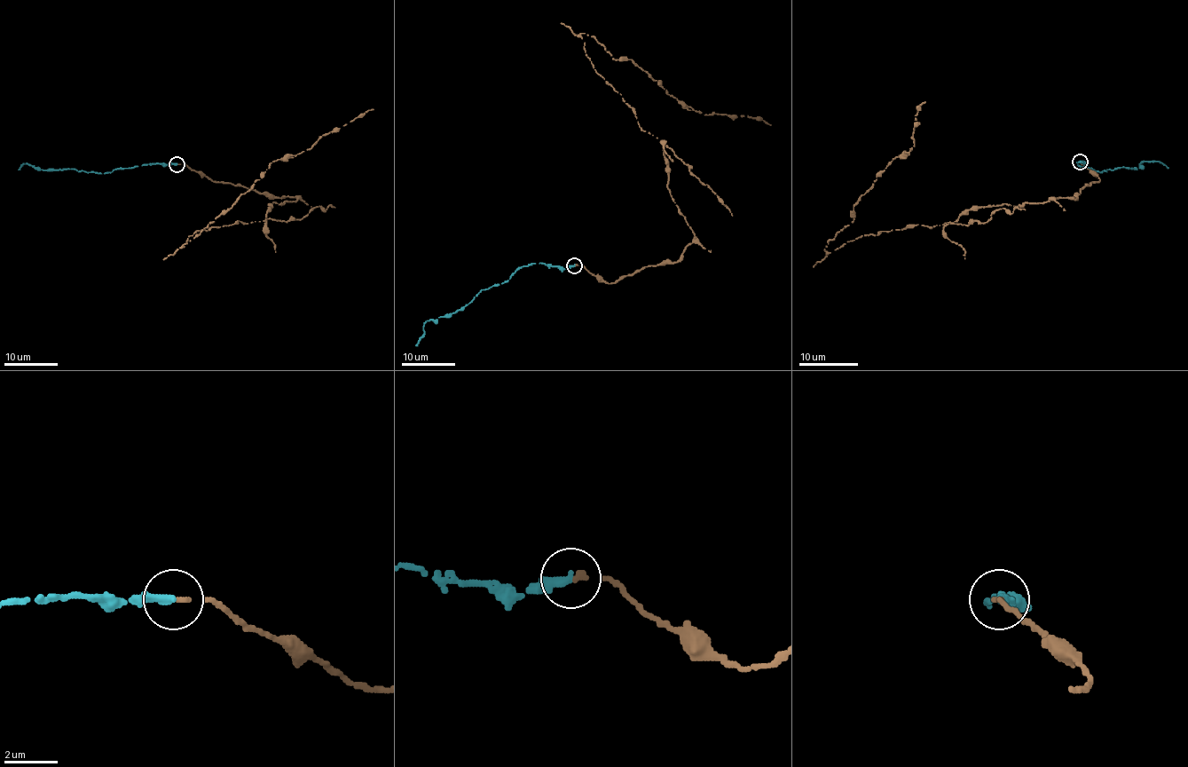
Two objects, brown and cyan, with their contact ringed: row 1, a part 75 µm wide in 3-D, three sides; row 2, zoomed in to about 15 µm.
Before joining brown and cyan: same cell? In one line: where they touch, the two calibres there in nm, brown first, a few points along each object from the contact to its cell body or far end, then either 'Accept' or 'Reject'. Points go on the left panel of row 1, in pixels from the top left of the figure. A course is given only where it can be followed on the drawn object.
Place: (177, 164). Thickness 180 nm (brown) against 320 nm. Course of brown: (177, 164), (297, 200), (271, 203), (266, 219), (196, 231), (184, 247), (273, 162), (373, 109). Course of cyan: (177, 164), (146, 164), (104, 174), (70, 169), (38, 170), (26, 163), (18, 170). Reject

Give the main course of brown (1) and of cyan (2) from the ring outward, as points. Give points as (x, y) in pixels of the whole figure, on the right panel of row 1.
1: (1080, 162), (1100, 180), (1076, 198), (966, 209), (825, 251), (876, 177), (915, 146), (924, 101)
2: (1080, 162), (1100, 173), (1138, 169), (1144, 161), (1158, 161), (1168, 169)

